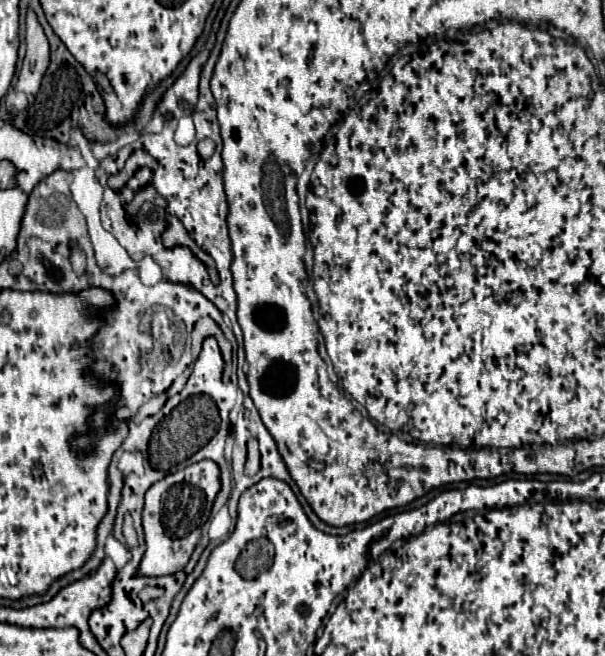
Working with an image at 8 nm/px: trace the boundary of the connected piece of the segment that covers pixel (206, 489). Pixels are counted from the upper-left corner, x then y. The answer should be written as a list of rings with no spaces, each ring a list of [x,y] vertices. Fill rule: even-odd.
[[[213,460],[191,464],[163,480],[155,482],[145,494],[143,532],[147,550],[137,568],[137,576],[169,576],[185,568],[195,544],[201,538],[201,528],[211,514],[213,500],[219,492],[219,466]]]

